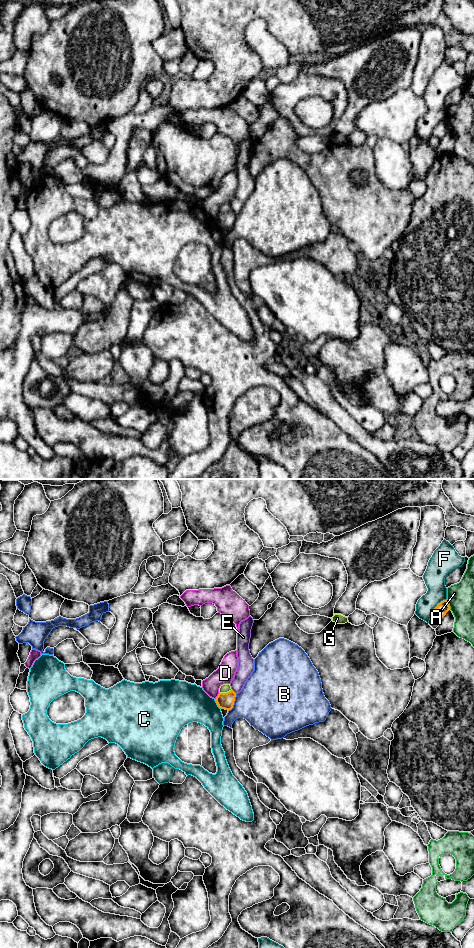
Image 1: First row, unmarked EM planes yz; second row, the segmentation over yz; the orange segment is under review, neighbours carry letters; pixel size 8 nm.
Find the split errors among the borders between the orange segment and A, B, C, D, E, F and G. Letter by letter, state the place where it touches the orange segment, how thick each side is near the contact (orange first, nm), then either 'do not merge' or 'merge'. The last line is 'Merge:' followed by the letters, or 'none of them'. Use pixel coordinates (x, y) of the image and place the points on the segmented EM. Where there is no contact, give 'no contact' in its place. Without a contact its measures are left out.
A: yz (448, 604) | 100/200 nm | do not merge
B: yz (233, 703) | 130/420 nm | do not merge
C: yz (217, 704) | 130/320 nm | do not merge
D: yz (217, 696) | 130/150 nm | do not merge
E: yz (233, 691) | 130/130 nm | do not merge
F: yz (437, 605) | 100/170 nm | do not merge
G: yz (225, 693) | 130/70 nm | do not merge
Merge: none of them

